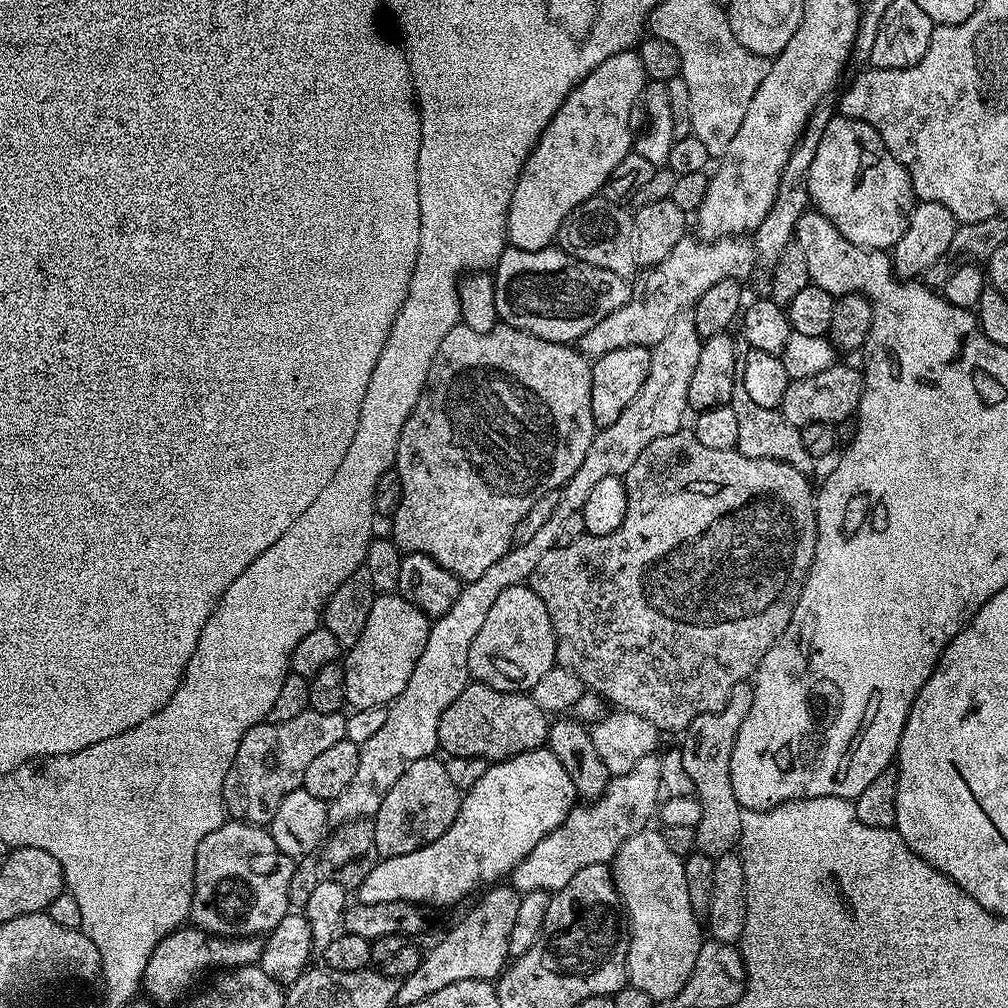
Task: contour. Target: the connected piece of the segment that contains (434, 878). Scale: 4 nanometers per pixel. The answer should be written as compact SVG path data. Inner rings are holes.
M547 746L511 756L508 760L489 763L486 774L482 774L482 778L478 778L478 782L463 793L458 814L454 822L450 822L446 834L405 856L377 859L374 870L370 870L360 887L355 889L355 899L362 904L408 900L411 904L433 904L436 908L456 904L471 892L479 893L485 886L503 881L524 861L526 854L530 854L530 850L534 850L534 846L546 838L546 834L564 821L577 800L570 774L566 774L562 762L554 758Z

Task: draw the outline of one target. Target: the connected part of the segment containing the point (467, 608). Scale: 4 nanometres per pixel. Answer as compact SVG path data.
M688 314L679 316L674 326L670 326L666 338L662 338L662 342L658 342L656 347L651 349L650 370L646 382L642 382L642 390L638 390L638 398L634 398L634 402L630 402L630 406L626 406L626 410L618 414L618 422L597 431L595 438L590 442L590 450L586 450L586 458L582 458L582 466L578 466L578 470L574 470L571 478L564 483L564 487L559 489L560 505L552 508L552 516L549 520L544 522L530 539L519 541L502 558L498 558L498 562L494 562L494 566L490 566L490 570L486 570L482 578L467 581L461 587L454 606L450 606L446 614L437 616L431 621L432 629L426 638L426 650L422 650L422 658L418 658L418 666L414 666L414 674L410 674L410 682L406 682L406 690L402 690L402 694L398 694L398 698L387 705L388 713L384 725L365 744L360 745L358 771L354 774L350 786L346 786L346 790L342 790L342 794L338 794L338 798L334 798L328 805L328 819L333 825L375 817L378 806L382 806L382 798L390 790L390 786L394 786L394 782L402 778L405 770L414 762L418 762L418 758L426 758L437 751L438 722L442 722L442 714L446 714L446 706L450 706L450 702L454 702L454 698L458 698L458 694L462 694L464 687L470 683L468 674L470 642L474 642L474 634L478 634L482 622L486 622L486 613L490 611L490 606L494 606L494 601L498 599L498 594L502 594L502 590L515 584L523 584L532 577L534 566L538 566L543 556L550 554L550 550L557 547L558 534L562 534L562 522L570 518L570 514L580 512L582 506L586 506L586 498L591 488L601 478L623 477L624 473L630 470L630 466L638 462L638 454L642 454L642 450L646 450L646 446L650 446L654 438L666 438L666 434L674 434L685 427L684 412L689 411L690 378L694 374L694 366L698 366L701 343L702 337L696 329L695 319Z

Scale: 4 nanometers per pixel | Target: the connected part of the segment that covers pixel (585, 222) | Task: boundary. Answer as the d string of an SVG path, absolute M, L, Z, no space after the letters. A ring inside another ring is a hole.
M603 198L590 199L565 218L556 235L555 243L566 254L590 266L610 270L625 278L635 277L638 265L634 254L634 222L633 213L627 212L628 210L623 204L615 204Z

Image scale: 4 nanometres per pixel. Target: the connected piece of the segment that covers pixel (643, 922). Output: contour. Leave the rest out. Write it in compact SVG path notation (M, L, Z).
M645 830L634 834L622 845L611 861L612 881L626 913L628 930L628 984L644 990L655 1001L674 998L690 978L702 943L702 924L690 910L690 894L686 890L684 860L666 847L659 831Z

